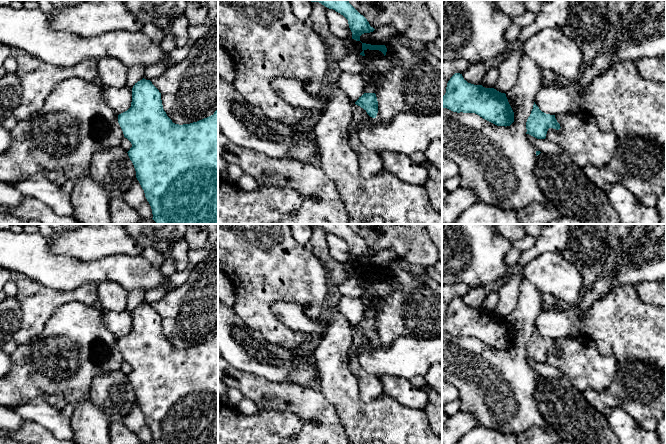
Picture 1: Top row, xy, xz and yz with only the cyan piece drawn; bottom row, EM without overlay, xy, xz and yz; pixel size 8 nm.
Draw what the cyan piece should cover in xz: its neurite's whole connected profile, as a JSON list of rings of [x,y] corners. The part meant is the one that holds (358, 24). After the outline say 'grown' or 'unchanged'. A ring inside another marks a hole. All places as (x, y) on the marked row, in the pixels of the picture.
[[[309,0],[311,2],[319,2],[329,9],[343,15],[349,24],[352,32],[352,39],[360,41],[360,36],[364,33],[373,32],[375,29],[370,26],[367,19],[361,15],[348,0]]] | unchanged

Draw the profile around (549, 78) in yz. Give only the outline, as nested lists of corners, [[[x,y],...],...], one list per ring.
[[[541,68],[542,82],[543,85],[553,87],[553,88],[562,88],[564,85],[562,84],[563,76],[548,70],[544,70]]]

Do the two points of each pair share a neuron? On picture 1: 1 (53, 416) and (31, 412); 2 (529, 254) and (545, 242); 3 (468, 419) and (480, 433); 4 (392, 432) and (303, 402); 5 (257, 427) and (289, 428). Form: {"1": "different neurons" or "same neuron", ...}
{"1": "same neuron", "2": "same neuron", "3": "different neurons", "4": "different neurons", "5": "same neuron"}

